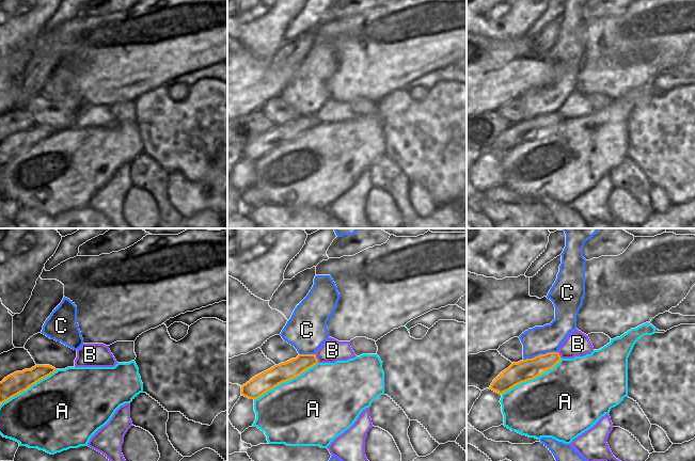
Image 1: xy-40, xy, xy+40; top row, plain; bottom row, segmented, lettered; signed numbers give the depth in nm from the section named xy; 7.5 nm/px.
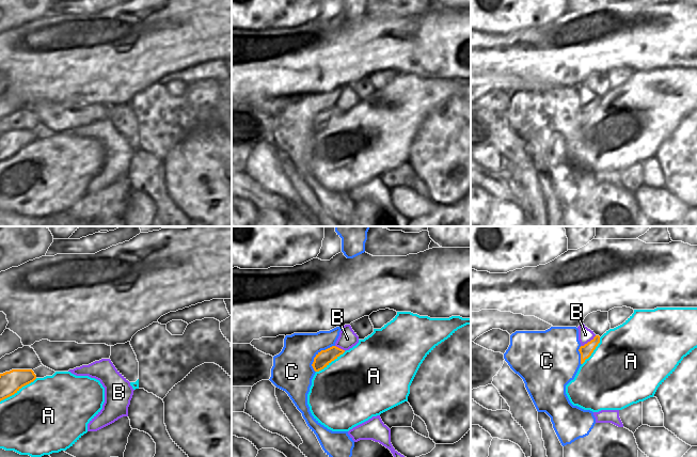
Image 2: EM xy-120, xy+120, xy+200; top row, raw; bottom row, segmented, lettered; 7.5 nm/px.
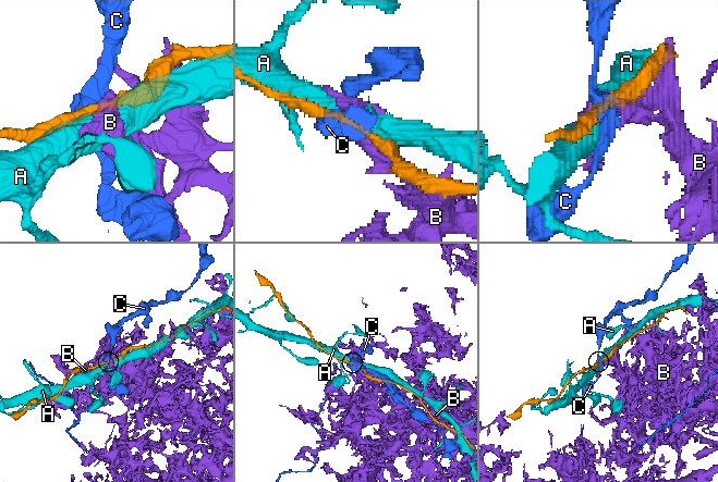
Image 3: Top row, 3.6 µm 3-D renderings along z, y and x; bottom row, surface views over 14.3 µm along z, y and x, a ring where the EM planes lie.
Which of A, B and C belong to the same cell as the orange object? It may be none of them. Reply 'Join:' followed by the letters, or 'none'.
Join: none

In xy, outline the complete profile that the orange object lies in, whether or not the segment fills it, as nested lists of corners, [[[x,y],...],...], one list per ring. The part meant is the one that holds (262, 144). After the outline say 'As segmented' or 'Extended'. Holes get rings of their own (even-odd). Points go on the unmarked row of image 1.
[[[299,115],[296,120],[274,126],[252,139],[241,147],[241,156],[249,160],[257,160],[279,145],[300,137],[317,124],[316,115]]]. As segmented

